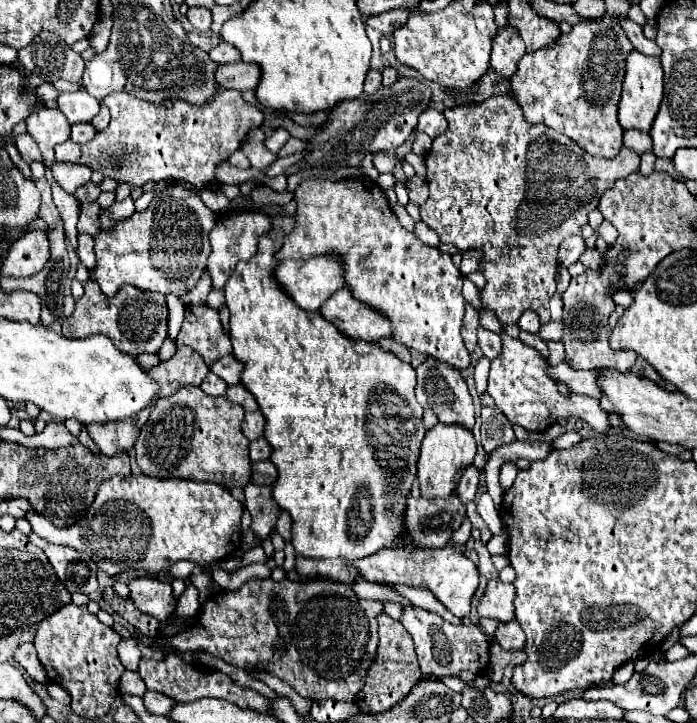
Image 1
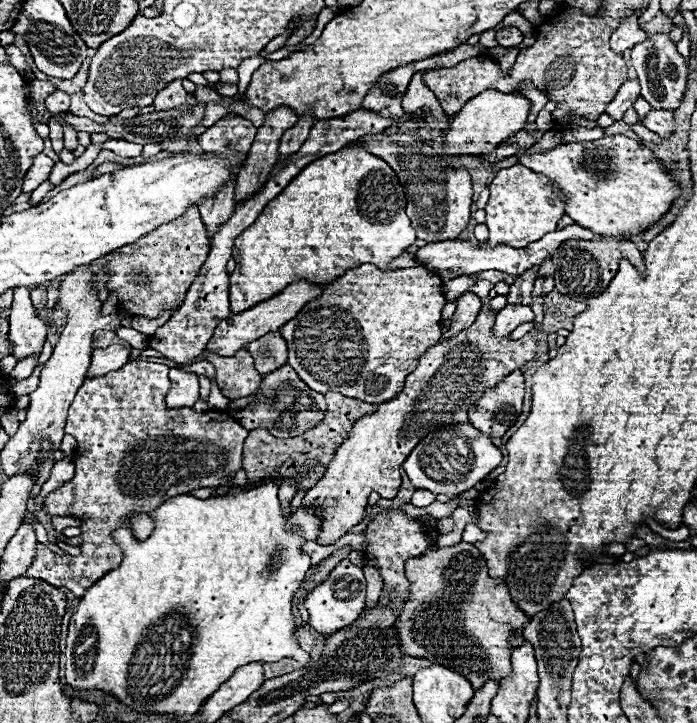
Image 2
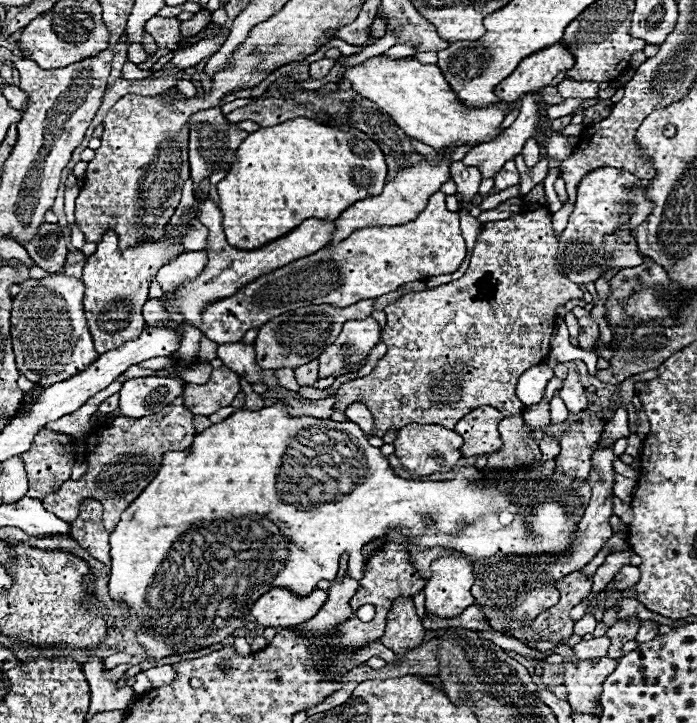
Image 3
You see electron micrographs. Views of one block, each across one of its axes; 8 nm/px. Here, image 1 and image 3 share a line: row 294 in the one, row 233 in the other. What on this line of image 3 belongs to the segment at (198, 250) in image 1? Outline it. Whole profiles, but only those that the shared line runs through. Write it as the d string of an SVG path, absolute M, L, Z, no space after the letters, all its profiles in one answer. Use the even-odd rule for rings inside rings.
M182 224L176 228L174 236L168 236L168 226L164 226L164 238L156 242L144 242L138 244L136 248L120 250L118 248L118 236L112 234L110 230L104 234L102 242L98 244L96 254L88 256L88 262L84 264L82 272L82 282L86 286L84 294L84 316L90 328L90 334L94 338L94 346L98 354L104 354L116 346L122 346L124 342L138 338L140 332L144 330L146 322L142 318L142 306L148 300L148 286L150 278L156 274L156 270L172 260L178 258L180 254L180 242L174 242L166 246L166 240L182 240L184 232L190 224Z

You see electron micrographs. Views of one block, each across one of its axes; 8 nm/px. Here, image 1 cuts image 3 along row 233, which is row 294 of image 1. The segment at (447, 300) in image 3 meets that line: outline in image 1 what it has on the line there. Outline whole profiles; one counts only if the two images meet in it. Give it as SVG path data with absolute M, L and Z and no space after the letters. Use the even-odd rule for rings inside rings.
M496 94L476 104L446 108L444 116L448 130L432 140L432 148L426 156L430 198L420 206L422 222L438 234L440 242L454 244L458 250L478 248L484 252L482 274L486 286L480 292L482 308L496 312L504 324L516 324L524 310L534 310L540 322L548 322L548 302L556 294L560 244L570 236L582 234L588 212L598 206L600 196L612 188L616 180L638 170L640 156L628 148L622 148L620 154L610 160L590 156L576 142L552 132L552 128L524 120L520 106L510 94Z

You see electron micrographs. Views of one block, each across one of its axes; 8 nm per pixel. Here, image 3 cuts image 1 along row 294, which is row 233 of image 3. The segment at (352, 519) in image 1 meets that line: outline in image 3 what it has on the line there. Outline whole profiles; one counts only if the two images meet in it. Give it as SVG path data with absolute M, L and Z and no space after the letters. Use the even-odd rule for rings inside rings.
M292 118L282 124L252 132L242 142L236 156L238 162L218 184L218 194L228 244L242 250L260 248L264 246L264 242L272 242L272 238L288 234L288 230L300 226L304 218L324 218L332 222L354 202L364 200L372 194L380 194L386 182L384 154L374 140L370 140L364 132L356 128L342 132L332 126L318 124L310 118Z

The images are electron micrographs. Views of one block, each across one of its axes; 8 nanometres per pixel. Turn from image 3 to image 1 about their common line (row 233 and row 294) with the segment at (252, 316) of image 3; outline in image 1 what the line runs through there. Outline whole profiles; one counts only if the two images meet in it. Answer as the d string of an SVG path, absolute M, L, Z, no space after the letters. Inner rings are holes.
M364 176L346 178L340 182L308 178L298 184L294 198L298 202L296 230L284 238L282 250L276 254L278 260L312 258L326 252L338 252L346 266L344 278L352 290L352 296L386 314L392 322L394 328L392 334L398 342L402 342L404 346L416 352L434 356L458 370L470 366L470 354L460 338L460 328L464 318L464 298L460 294L462 274L452 264L450 254L422 244L412 232L400 226L398 218L390 210L386 194L376 186L376 182Z

